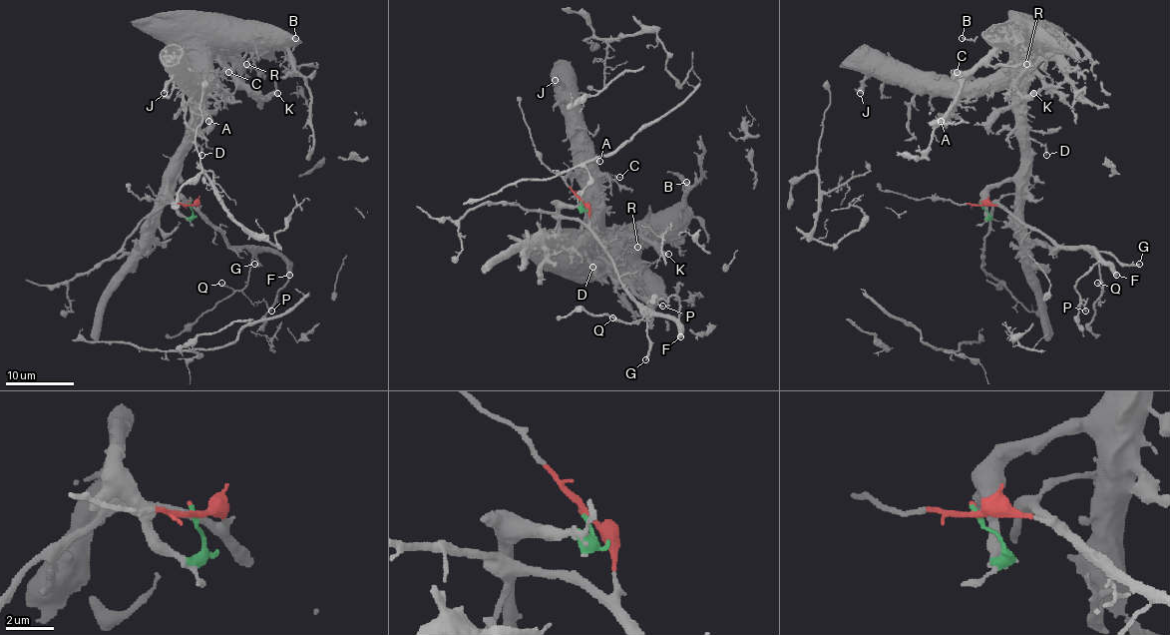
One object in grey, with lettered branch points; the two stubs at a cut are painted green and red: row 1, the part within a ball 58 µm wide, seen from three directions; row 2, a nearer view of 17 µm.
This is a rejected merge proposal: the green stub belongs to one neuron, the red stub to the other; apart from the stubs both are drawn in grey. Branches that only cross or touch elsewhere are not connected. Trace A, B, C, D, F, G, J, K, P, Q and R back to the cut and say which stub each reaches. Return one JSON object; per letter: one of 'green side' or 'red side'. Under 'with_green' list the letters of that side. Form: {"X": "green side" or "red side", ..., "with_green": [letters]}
{"A": "green side", "B": "green side", "C": "green side", "D": "green side", "F": "red side", "G": "red side", "J": "green side", "K": "green side", "P": "red side", "Q": "red side", "R": "green side", "with_green": ["A", "B", "C", "D", "J", "K", "R"]}

